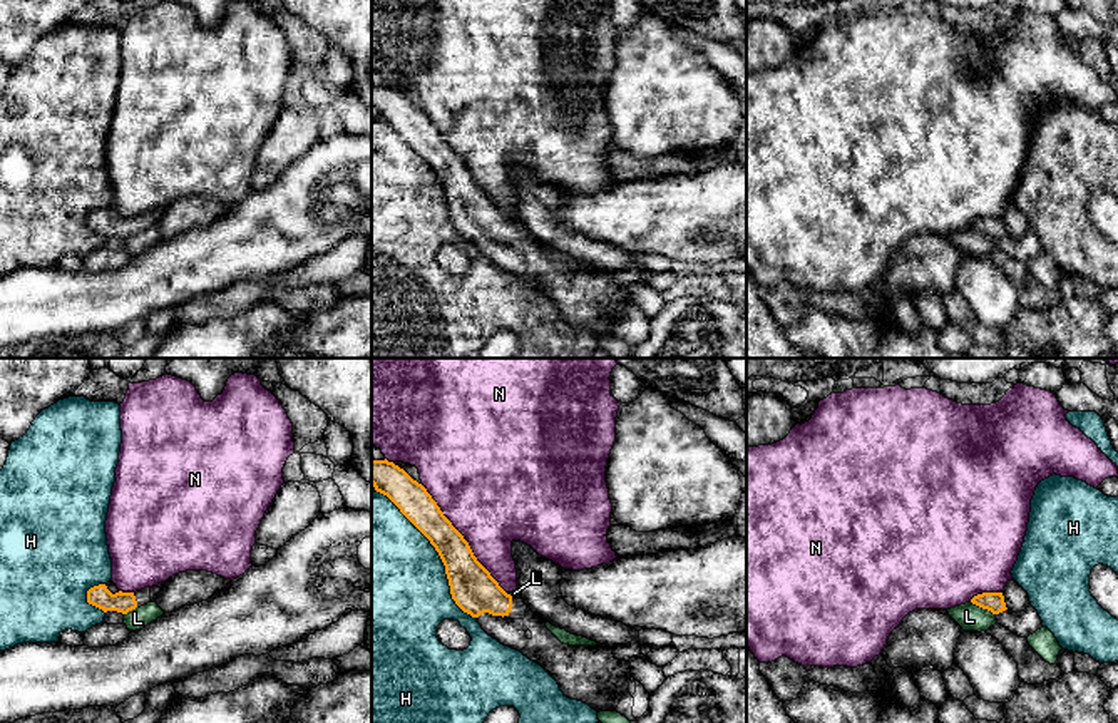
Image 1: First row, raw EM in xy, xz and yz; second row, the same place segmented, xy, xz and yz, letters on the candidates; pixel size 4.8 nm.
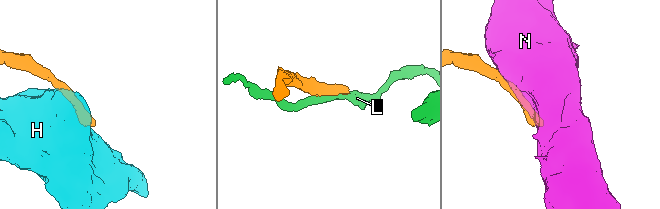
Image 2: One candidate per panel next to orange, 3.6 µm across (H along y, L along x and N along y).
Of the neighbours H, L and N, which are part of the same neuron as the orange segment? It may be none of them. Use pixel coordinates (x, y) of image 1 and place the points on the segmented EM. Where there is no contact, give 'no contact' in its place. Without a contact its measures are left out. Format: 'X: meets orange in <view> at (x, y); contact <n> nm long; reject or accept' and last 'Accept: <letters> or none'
H: meets orange in xz at (439, 554); contact 800 nm long; reject
L: meets orange in yz at (983, 608); contact 140 nm long; reject
N: meets orange in xz at (464, 539); contact 650 nm long; reject
Accept: none

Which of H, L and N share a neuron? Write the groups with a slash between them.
H / L / N

